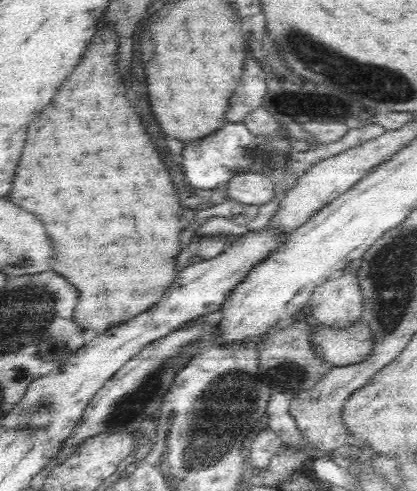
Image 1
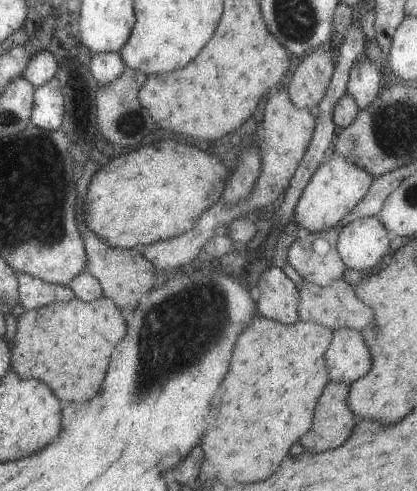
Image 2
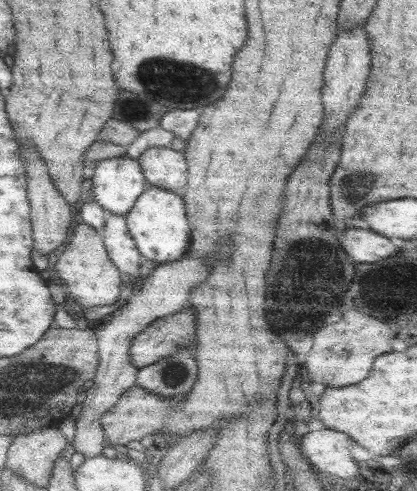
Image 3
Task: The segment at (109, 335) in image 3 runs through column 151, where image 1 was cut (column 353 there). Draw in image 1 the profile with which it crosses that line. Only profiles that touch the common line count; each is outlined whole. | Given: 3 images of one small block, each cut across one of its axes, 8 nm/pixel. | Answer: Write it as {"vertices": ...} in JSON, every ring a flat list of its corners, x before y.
{"vertices":[[340,272,336,278,316,288,308,302,308,320,330,328,346,328,360,320,364,310,364,296,358,272]]}

